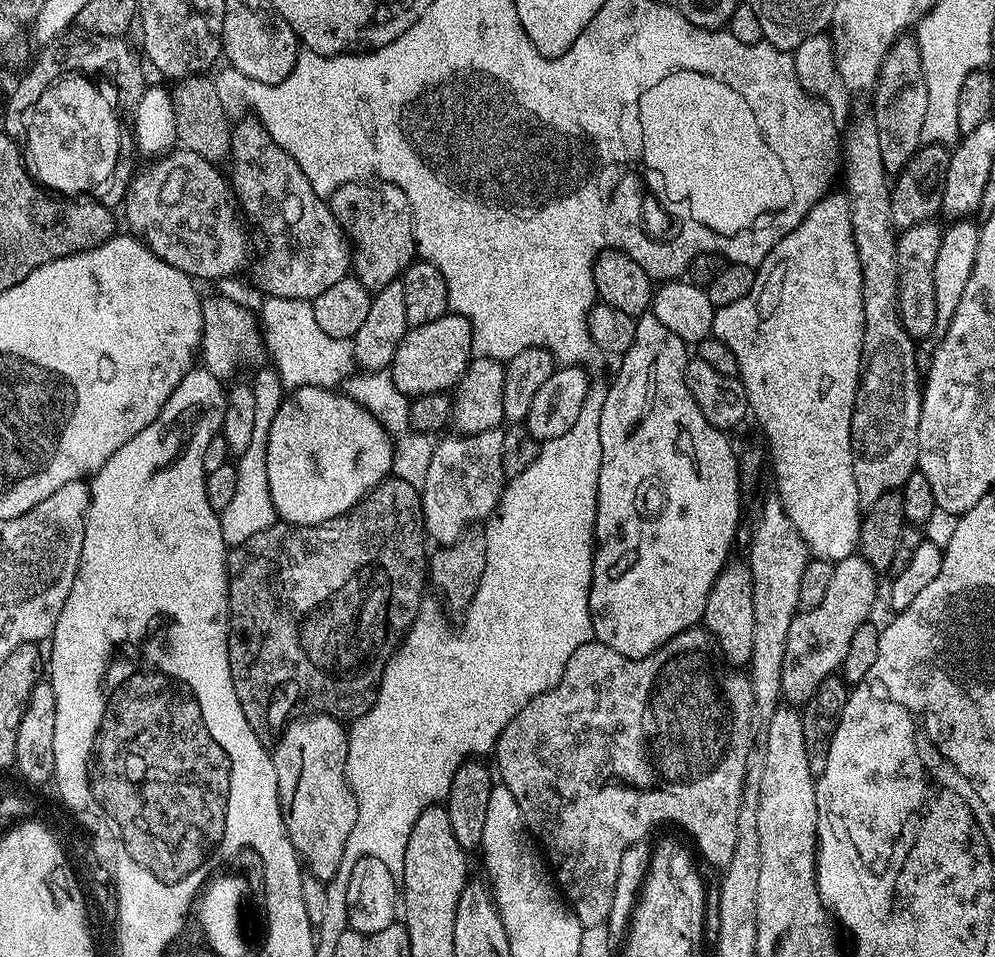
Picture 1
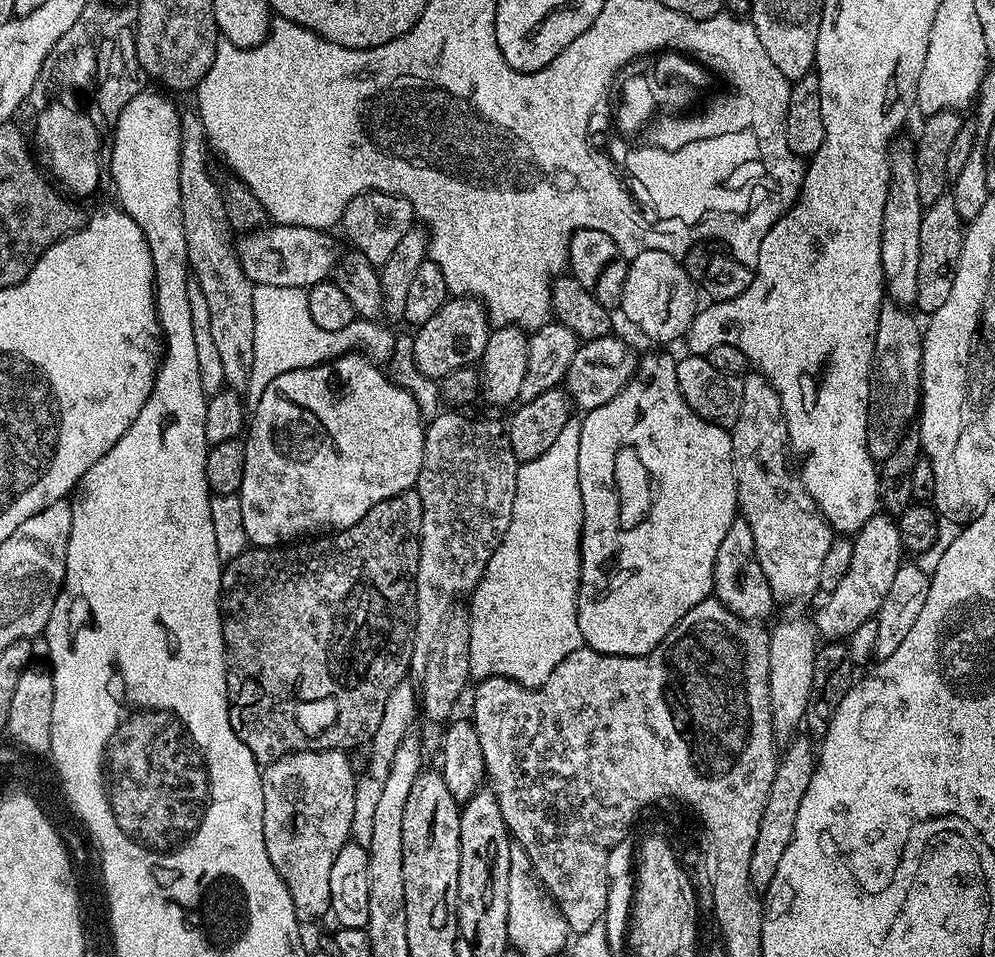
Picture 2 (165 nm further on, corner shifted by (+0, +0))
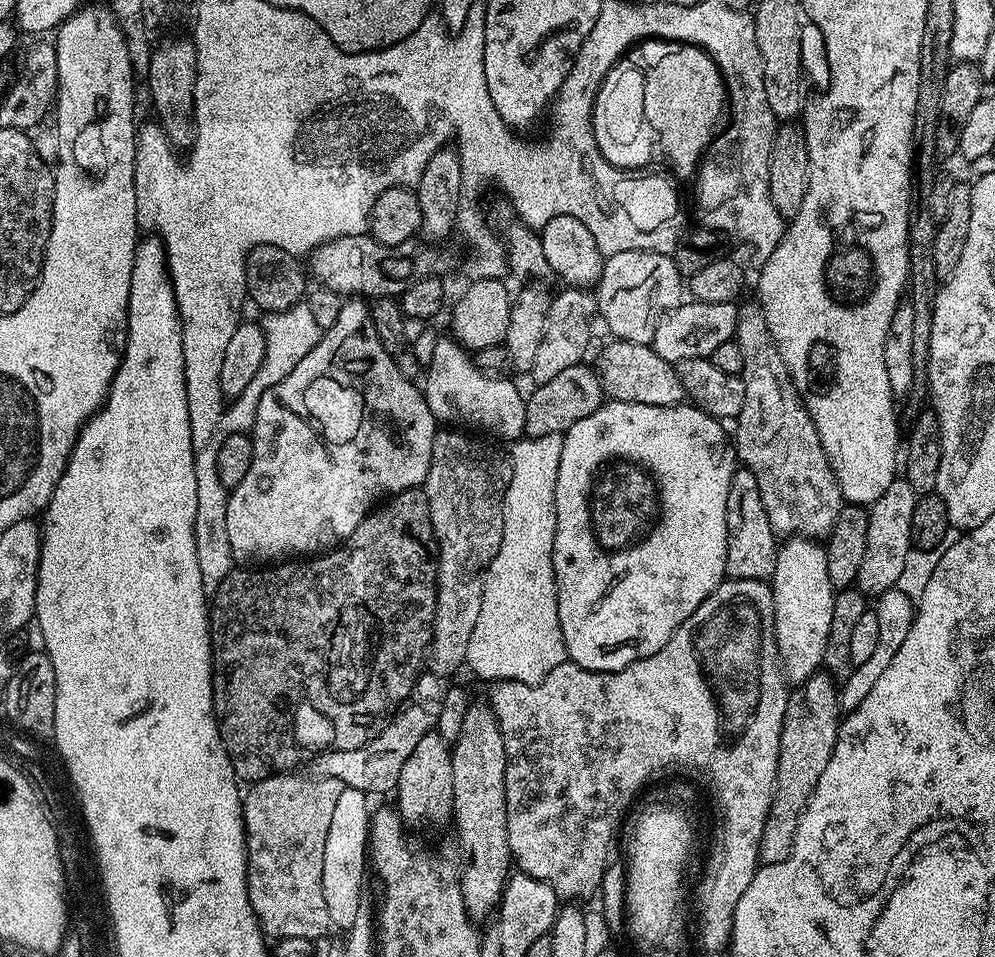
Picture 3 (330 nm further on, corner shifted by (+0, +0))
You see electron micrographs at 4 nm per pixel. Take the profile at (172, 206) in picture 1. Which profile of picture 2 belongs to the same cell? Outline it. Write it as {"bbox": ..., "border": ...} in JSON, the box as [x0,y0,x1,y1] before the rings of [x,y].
{"bbox":[236,223,342,290],"border":[[[273,223],[241,235],[236,252],[240,255],[242,270],[246,270],[246,278],[250,278],[253,285],[294,286],[307,290],[325,283],[338,267],[342,252],[336,249],[332,235],[322,228]]]}

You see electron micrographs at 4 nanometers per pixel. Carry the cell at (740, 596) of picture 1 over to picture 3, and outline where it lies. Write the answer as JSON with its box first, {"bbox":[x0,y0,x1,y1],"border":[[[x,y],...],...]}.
{"bbox":[725,466,778,581],"border":[[[743,466],[732,475],[732,489],[726,498],[726,546],[725,573],[733,580],[771,581],[776,565],[778,537],[766,518],[766,506],[762,506],[762,494],[758,494],[758,478]]]}

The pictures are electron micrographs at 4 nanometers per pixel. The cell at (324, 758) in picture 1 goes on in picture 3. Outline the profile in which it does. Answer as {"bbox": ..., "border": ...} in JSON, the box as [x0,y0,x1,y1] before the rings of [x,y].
{"bbox":[242,774,344,941],"border":[[[277,774],[268,776],[264,780],[257,780],[251,785],[252,788],[243,793],[242,803],[244,805],[244,841],[248,851],[248,897],[250,906],[258,918],[265,937],[282,940],[284,938],[303,937],[319,941],[320,936],[324,936],[330,929],[330,921],[326,914],[326,901],[322,898],[322,854],[326,850],[326,834],[330,834],[330,818],[334,814],[334,805],[338,802],[339,796],[344,789],[344,783],[338,778],[329,776],[292,776],[296,774]]]}

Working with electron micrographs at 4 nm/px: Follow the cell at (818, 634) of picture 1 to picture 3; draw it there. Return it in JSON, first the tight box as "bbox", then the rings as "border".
{"bbox":[855,478,918,598],"border":[[[897,478],[886,486],[882,498],[875,500],[868,508],[870,530],[866,533],[866,554],[862,557],[862,567],[858,570],[855,583],[865,597],[875,598],[896,586],[906,563],[906,554],[913,549],[910,522],[914,518],[917,499],[918,493],[912,489],[910,482]]]}

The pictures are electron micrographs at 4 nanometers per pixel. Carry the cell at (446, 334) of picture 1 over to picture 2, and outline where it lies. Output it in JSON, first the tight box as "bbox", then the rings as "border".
{"bbox":[414,296,489,381],"border":[[[470,296],[450,298],[442,306],[442,310],[438,310],[434,318],[430,318],[430,322],[415,329],[414,362],[422,374],[439,381],[440,377],[454,370],[475,365],[482,350],[486,350],[489,331],[488,312],[479,300]]]}

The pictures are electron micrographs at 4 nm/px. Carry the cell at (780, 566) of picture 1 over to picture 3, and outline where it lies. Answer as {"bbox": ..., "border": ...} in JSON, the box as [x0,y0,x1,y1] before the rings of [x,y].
{"bbox":[734,303,846,538],"border":[[[755,303],[752,304],[746,305],[741,312],[739,309],[734,320],[734,338],[738,346],[742,346],[744,359],[742,375],[746,386],[746,402],[742,402],[742,410],[734,420],[736,459],[743,467],[750,470],[750,474],[754,474],[754,478],[758,478],[758,494],[762,494],[762,506],[766,506],[766,518],[770,518],[770,526],[777,537],[824,538],[834,526],[834,518],[838,518],[838,510],[846,501],[840,493],[836,476],[826,458],[826,450],[818,438],[818,430],[814,426],[812,416],[804,409],[804,402],[800,399],[792,376],[788,373],[786,362],[782,362],[782,354],[778,354],[778,346],[770,334],[764,309]]]}

